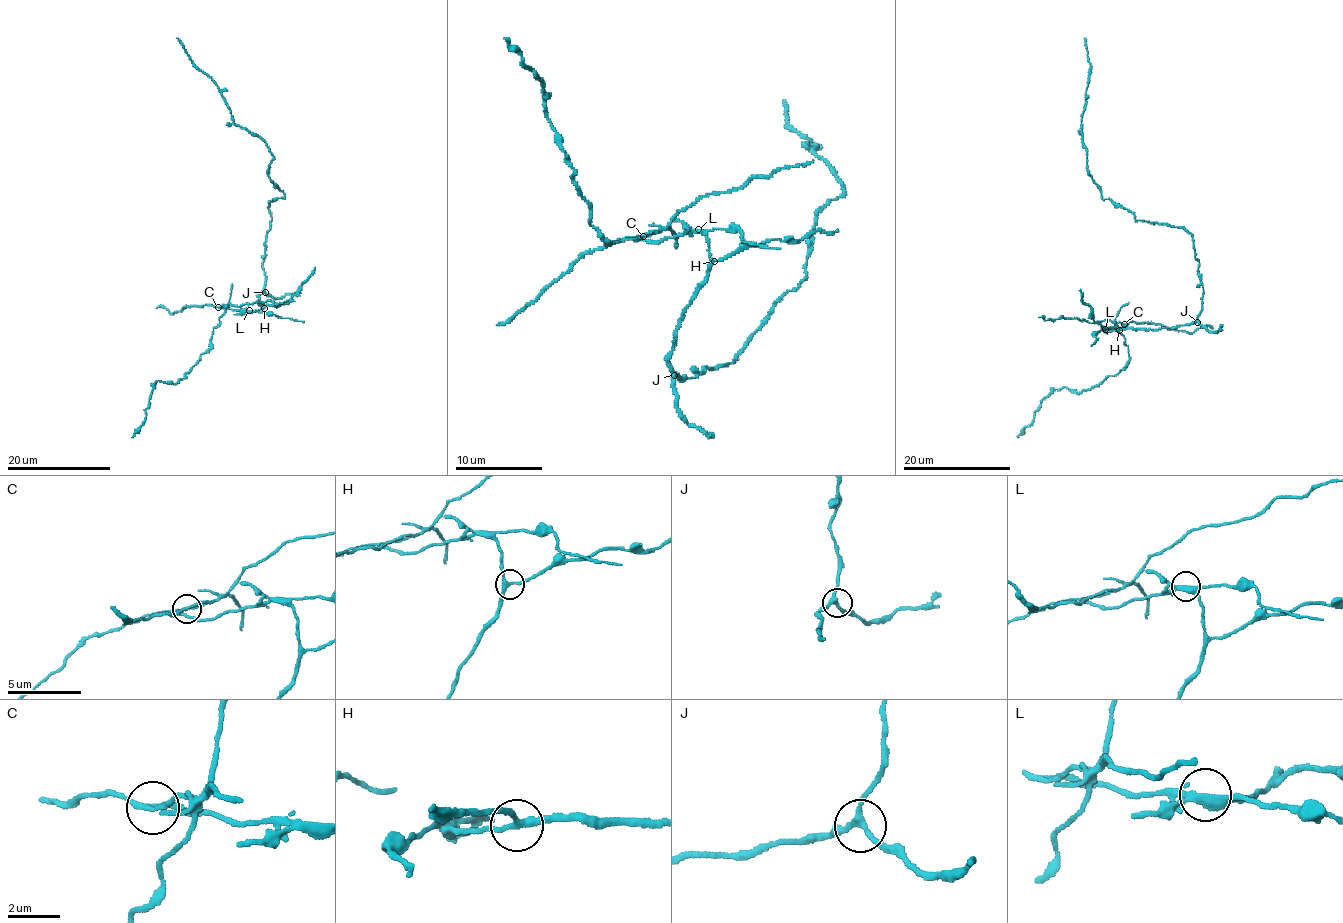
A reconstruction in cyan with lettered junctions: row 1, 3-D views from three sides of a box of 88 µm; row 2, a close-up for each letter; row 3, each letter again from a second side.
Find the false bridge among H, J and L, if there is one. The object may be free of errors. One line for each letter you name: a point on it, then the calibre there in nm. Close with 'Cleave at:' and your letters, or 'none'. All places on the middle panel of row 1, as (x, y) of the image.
L: Place: (698, 229). Thickness 300 nm
Cleave at: L

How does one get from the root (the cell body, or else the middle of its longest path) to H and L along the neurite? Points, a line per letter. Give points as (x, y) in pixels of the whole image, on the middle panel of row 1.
H: (677, 378), (669, 360), (674, 330), (714, 261)
L: (677, 378), (669, 360), (674, 330), (696, 288), (704, 280), (710, 263), (709, 239), (699, 230)

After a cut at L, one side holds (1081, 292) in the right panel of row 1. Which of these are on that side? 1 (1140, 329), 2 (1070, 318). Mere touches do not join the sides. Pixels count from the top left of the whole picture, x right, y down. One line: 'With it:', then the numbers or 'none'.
With it: 1

